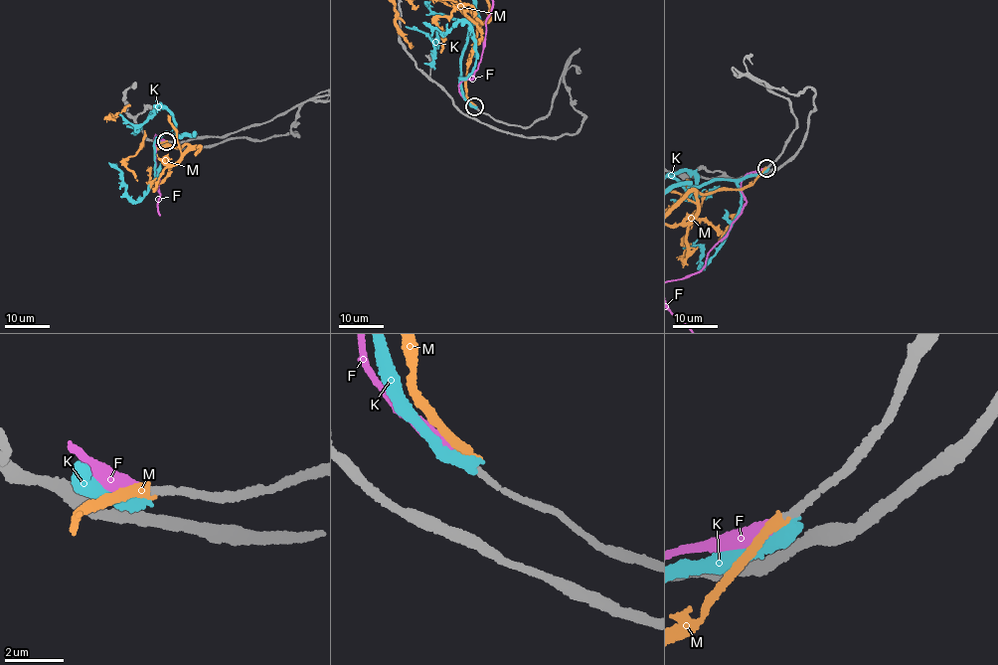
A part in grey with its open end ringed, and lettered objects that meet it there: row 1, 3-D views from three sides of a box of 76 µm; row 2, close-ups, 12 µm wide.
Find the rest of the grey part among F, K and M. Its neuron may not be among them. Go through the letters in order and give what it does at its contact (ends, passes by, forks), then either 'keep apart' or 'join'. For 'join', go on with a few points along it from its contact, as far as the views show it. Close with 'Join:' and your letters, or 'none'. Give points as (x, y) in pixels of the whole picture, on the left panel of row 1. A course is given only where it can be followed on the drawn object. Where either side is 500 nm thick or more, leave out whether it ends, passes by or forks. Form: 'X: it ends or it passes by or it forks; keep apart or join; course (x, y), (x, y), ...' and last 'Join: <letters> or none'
F: it ends; join
K: it ends; keep apart
M: it ends; keep apart
Join: F

